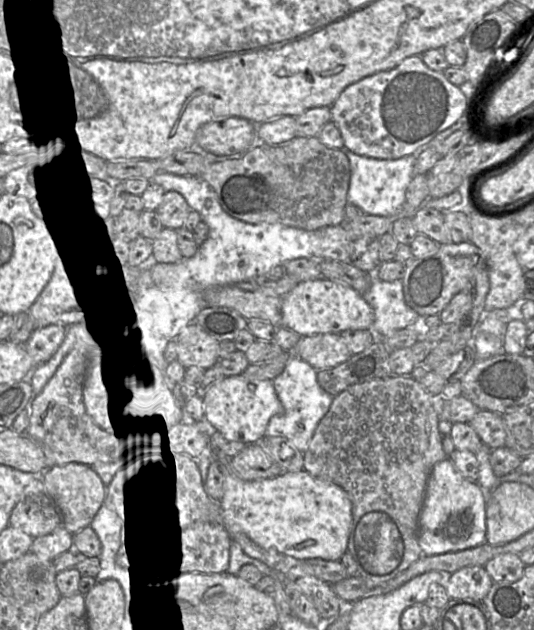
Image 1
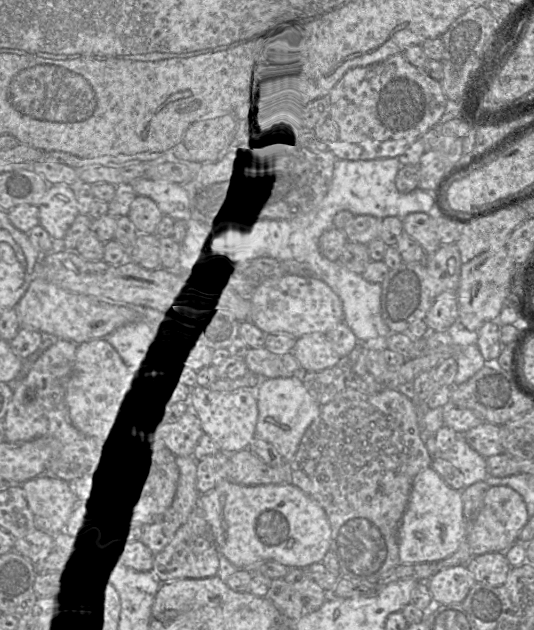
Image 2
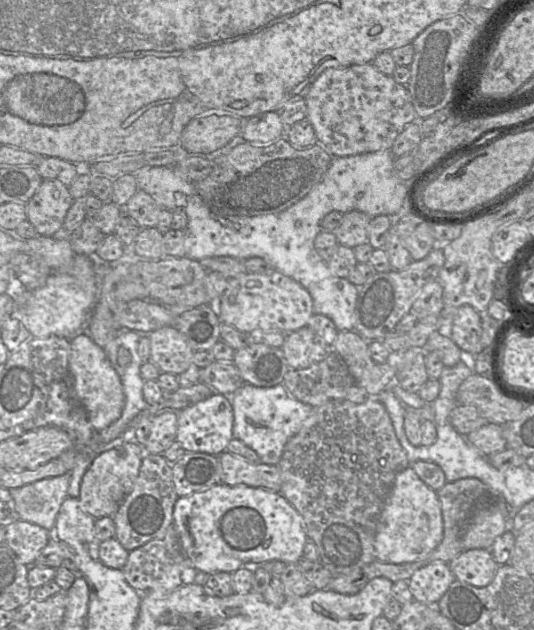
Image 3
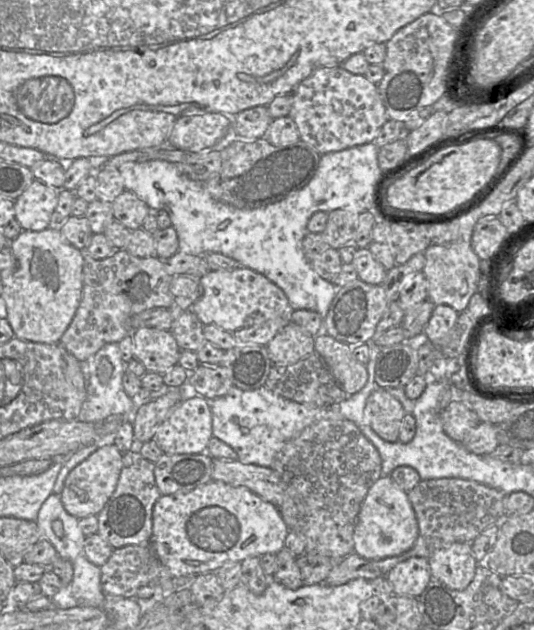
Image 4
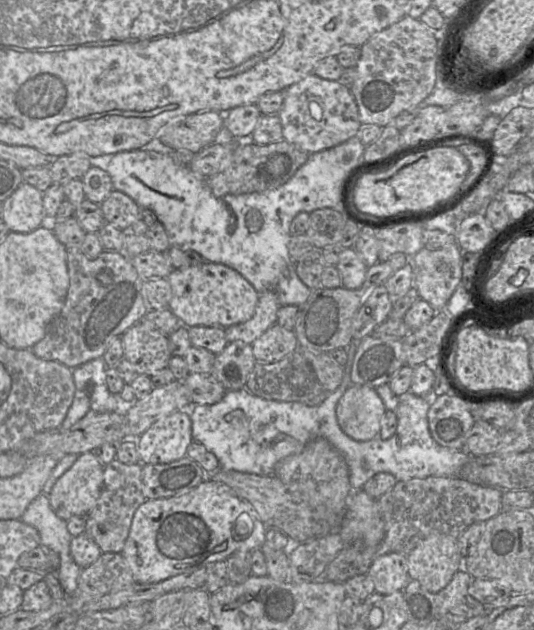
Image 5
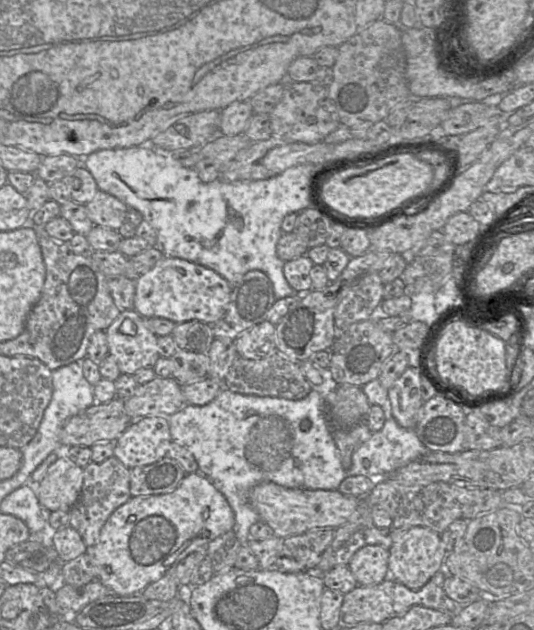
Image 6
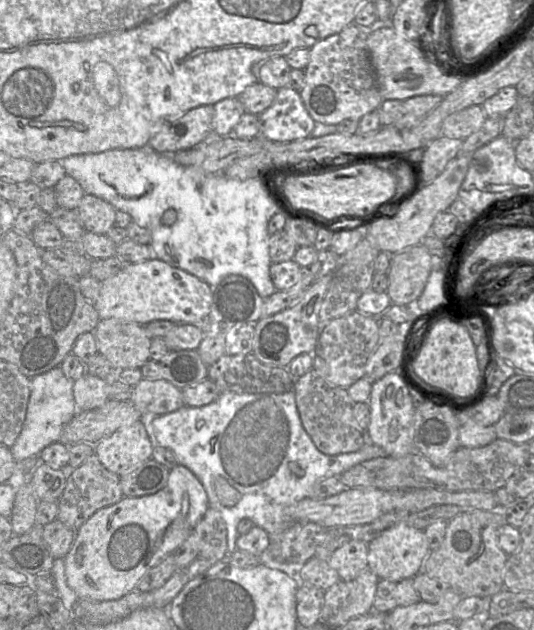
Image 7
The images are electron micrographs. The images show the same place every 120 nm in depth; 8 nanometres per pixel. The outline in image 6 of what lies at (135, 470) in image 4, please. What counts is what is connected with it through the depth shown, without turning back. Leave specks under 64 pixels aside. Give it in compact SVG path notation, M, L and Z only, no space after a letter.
M111 457L99 463L91 462L83 469L83 485L79 498L68 510L69 527L75 529L87 547L94 547L101 529L110 515L132 496L130 493L130 471L117 458Z

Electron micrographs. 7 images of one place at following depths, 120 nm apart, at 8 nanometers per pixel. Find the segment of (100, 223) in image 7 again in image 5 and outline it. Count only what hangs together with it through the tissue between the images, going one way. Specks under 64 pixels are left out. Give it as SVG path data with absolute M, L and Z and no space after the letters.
M117 190L105 198L100 208L105 222L121 230L141 219L141 210L144 209L128 195Z

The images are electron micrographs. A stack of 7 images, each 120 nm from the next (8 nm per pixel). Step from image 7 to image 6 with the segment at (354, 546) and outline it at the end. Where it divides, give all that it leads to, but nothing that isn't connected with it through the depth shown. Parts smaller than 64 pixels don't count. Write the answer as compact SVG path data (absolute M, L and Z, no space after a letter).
M378 545L359 549L348 563L348 568L361 586L374 586L389 577L389 550Z

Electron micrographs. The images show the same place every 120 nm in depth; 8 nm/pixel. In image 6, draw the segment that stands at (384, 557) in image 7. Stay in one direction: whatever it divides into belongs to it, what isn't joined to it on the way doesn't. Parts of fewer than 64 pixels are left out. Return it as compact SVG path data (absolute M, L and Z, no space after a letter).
M422 526L402 532L389 547L389 577L412 590L419 590L439 571L442 571L446 552L440 534Z

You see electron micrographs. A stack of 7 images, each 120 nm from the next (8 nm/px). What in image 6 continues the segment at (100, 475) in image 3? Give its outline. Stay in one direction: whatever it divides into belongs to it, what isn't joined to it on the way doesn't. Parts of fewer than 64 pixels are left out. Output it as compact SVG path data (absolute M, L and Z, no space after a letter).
M68 457L57 459L39 484L33 486L39 503L51 512L69 510L81 493L83 469Z

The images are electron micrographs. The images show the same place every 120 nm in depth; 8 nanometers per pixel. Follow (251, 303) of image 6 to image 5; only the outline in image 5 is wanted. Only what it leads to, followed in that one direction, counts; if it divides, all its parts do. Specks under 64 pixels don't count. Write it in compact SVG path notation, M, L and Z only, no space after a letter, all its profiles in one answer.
M272 289L258 292L259 298L253 316L242 323L224 328L228 342L252 344L268 328L277 322L277 311L281 307L277 294Z

